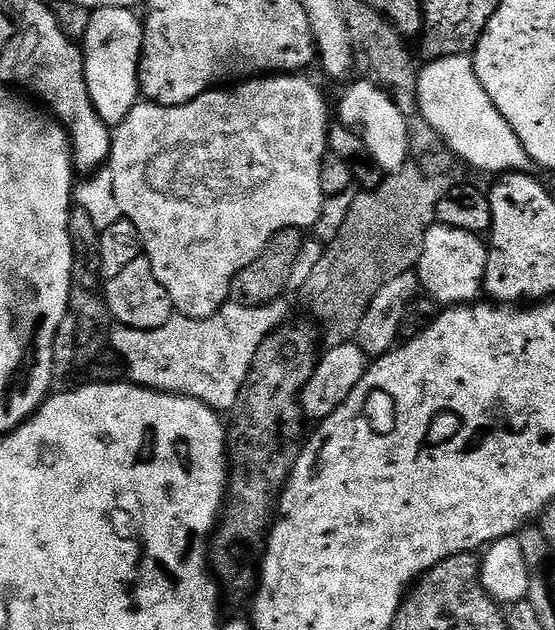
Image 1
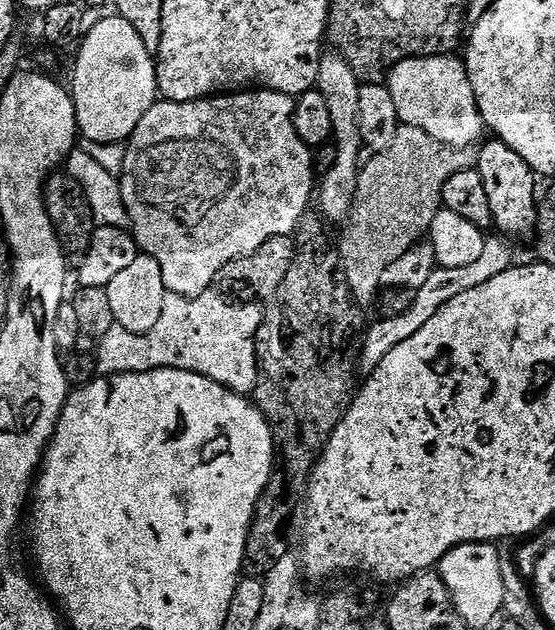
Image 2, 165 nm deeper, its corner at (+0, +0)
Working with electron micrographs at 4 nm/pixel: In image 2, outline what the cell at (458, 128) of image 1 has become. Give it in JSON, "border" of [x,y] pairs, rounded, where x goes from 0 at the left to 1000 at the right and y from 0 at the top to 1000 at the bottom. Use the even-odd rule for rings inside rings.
{"border":[[[802,86],[717,98],[697,116],[695,138],[721,197],[753,200],[753,206],[768,206],[768,213],[789,225],[843,238],[874,221],[876,205],[865,170],[858,167],[838,97],[822,92],[820,87]]]}

